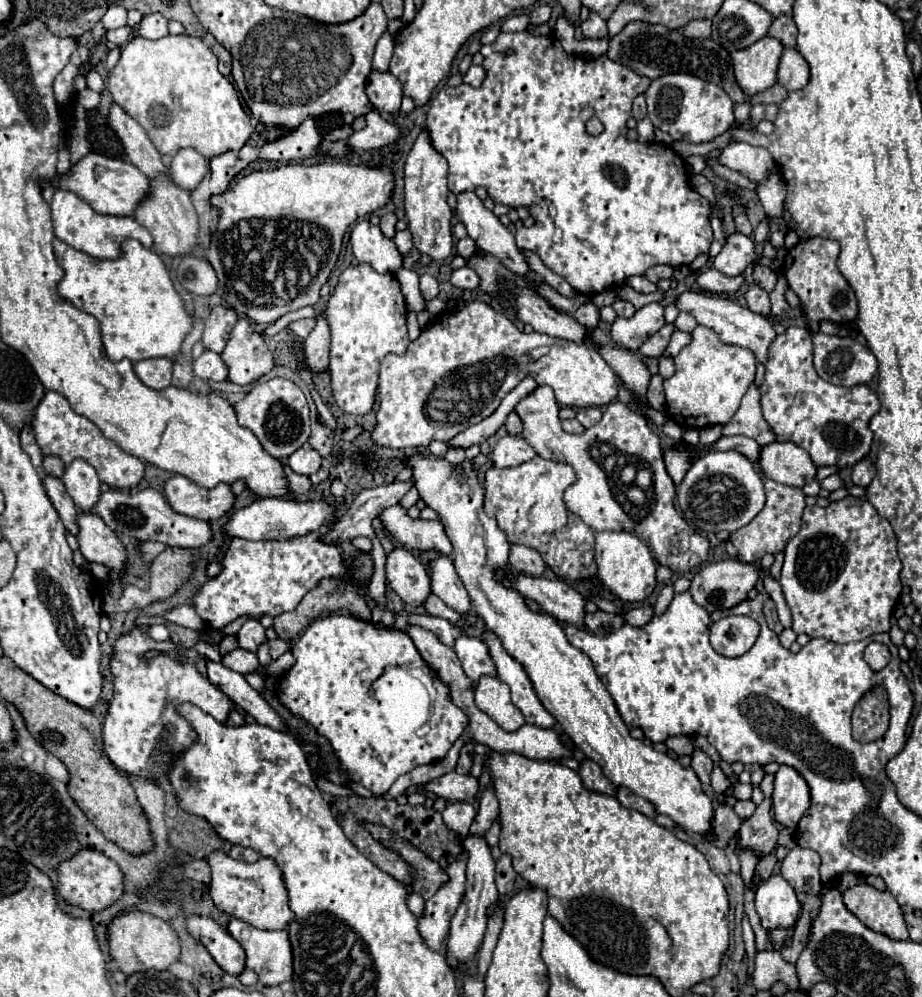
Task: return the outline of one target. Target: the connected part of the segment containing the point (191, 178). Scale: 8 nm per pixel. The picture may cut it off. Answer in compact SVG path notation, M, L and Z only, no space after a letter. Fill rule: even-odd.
M183 148L173 156L169 174L175 184L185 190L195 190L199 182L209 174L209 160L193 148Z

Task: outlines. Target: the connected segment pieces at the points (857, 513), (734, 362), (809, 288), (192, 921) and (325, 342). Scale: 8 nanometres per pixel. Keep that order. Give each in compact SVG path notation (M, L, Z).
M847 496L843 500L831 502L825 508L807 506L803 512L801 530L789 540L785 548L785 562L779 578L785 602L793 614L793 632L807 634L811 638L825 638L837 644L889 632L891 612L903 590L899 574L901 560L897 556L897 536L891 524L877 514L865 496Z
M699 324L691 332L691 342L675 356L675 374L665 380L667 412L681 428L727 424L755 378L755 366L757 358L749 348L725 344L715 330Z
M809 238L799 242L793 250L787 252L783 274L789 282L789 288L799 296L805 316L809 320L811 330L817 330L821 320L831 320L837 324L845 324L851 318L857 318L857 300L853 288L847 284L843 274L837 268L839 242L829 238Z
M189 916L187 930L195 940L199 940L215 958L215 962L231 974L241 974L245 970L245 950L241 944L223 930L215 920L207 916Z
M317 316L317 326L305 340L307 364L311 370L325 370L329 366L329 346L331 346L331 330L325 316Z

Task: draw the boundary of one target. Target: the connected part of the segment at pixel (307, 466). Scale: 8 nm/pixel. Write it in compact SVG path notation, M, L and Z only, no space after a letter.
M303 444L295 454L289 456L287 462L289 462L293 472L305 474L305 476L311 476L311 474L315 474L321 468L319 452L315 452L309 444Z

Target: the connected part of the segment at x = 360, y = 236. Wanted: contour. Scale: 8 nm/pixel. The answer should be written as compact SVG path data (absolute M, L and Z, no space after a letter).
M361 220L351 230L351 244L355 258L379 274L395 274L403 266L403 254L397 250L393 238L387 238L369 220Z

